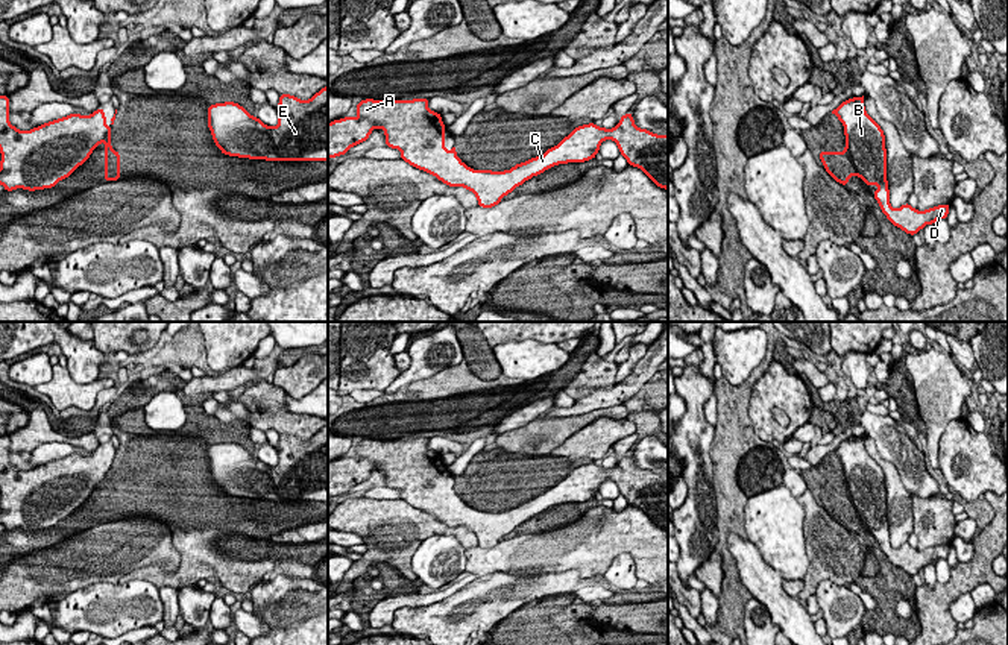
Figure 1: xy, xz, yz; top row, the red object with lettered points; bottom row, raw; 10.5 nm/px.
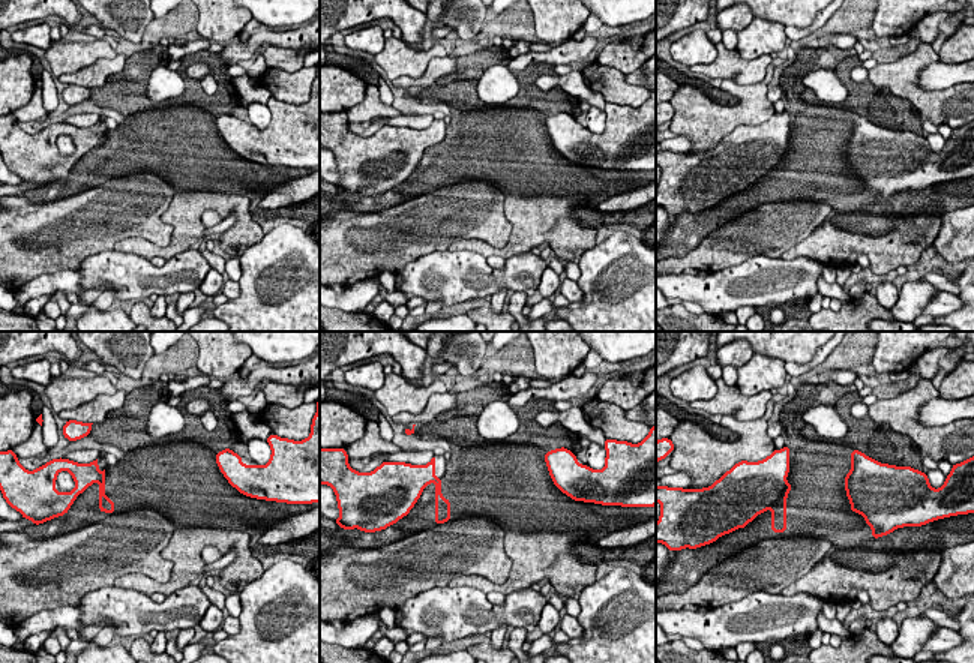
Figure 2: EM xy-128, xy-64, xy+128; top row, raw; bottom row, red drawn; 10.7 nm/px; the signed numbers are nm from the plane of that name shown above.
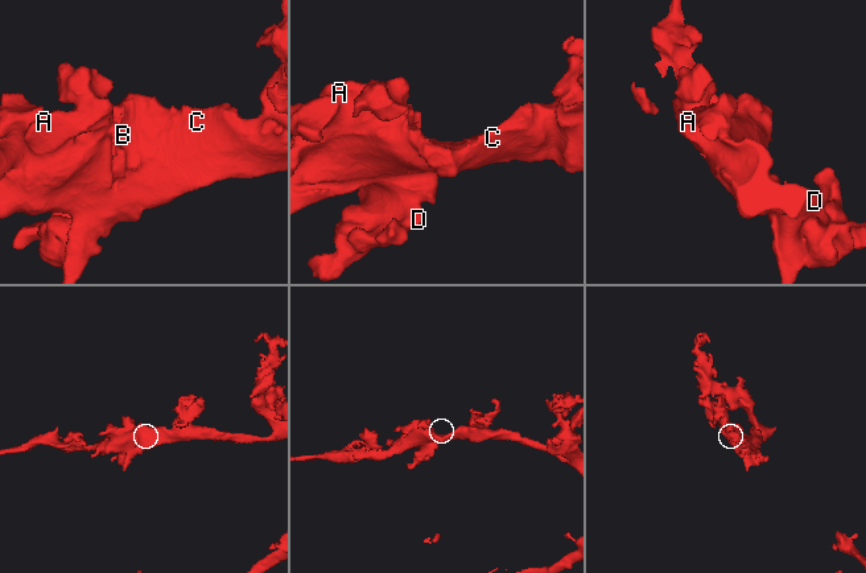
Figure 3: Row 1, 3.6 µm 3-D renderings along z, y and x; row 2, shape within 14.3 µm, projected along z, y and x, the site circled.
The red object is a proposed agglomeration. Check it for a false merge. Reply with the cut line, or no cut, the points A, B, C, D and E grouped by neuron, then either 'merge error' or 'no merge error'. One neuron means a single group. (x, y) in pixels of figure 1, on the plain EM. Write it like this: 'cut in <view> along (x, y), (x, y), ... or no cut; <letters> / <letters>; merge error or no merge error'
no cut; A B C D E; no merge error

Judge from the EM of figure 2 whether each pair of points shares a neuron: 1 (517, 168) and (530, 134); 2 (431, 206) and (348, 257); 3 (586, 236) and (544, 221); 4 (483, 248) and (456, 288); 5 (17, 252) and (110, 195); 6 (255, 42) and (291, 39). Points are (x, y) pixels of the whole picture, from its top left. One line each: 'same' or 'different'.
1: same
2: same
3: same
4: different
5: same
6: same

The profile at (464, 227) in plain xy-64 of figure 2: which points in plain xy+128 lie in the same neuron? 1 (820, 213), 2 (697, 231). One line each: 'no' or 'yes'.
1: yes
2: no

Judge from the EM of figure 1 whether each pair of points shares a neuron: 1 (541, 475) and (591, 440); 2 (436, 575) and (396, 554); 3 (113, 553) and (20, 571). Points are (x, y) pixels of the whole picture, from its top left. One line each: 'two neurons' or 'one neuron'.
1: two neurons
2: two neurons
3: one neuron

